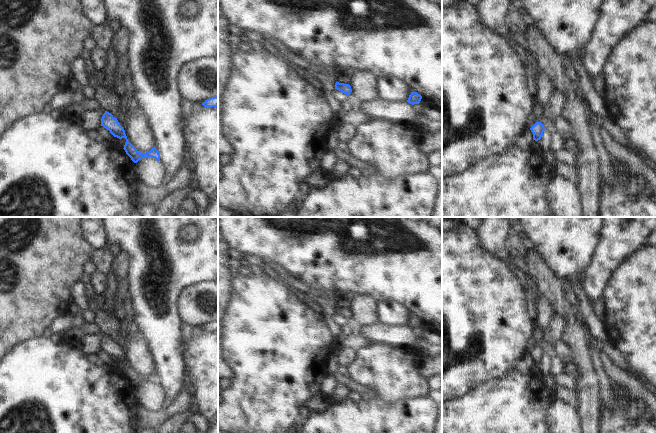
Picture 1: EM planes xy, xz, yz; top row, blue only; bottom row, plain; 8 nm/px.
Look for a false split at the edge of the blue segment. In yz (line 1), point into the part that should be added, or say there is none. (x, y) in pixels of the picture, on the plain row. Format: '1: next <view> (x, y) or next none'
1: next none

